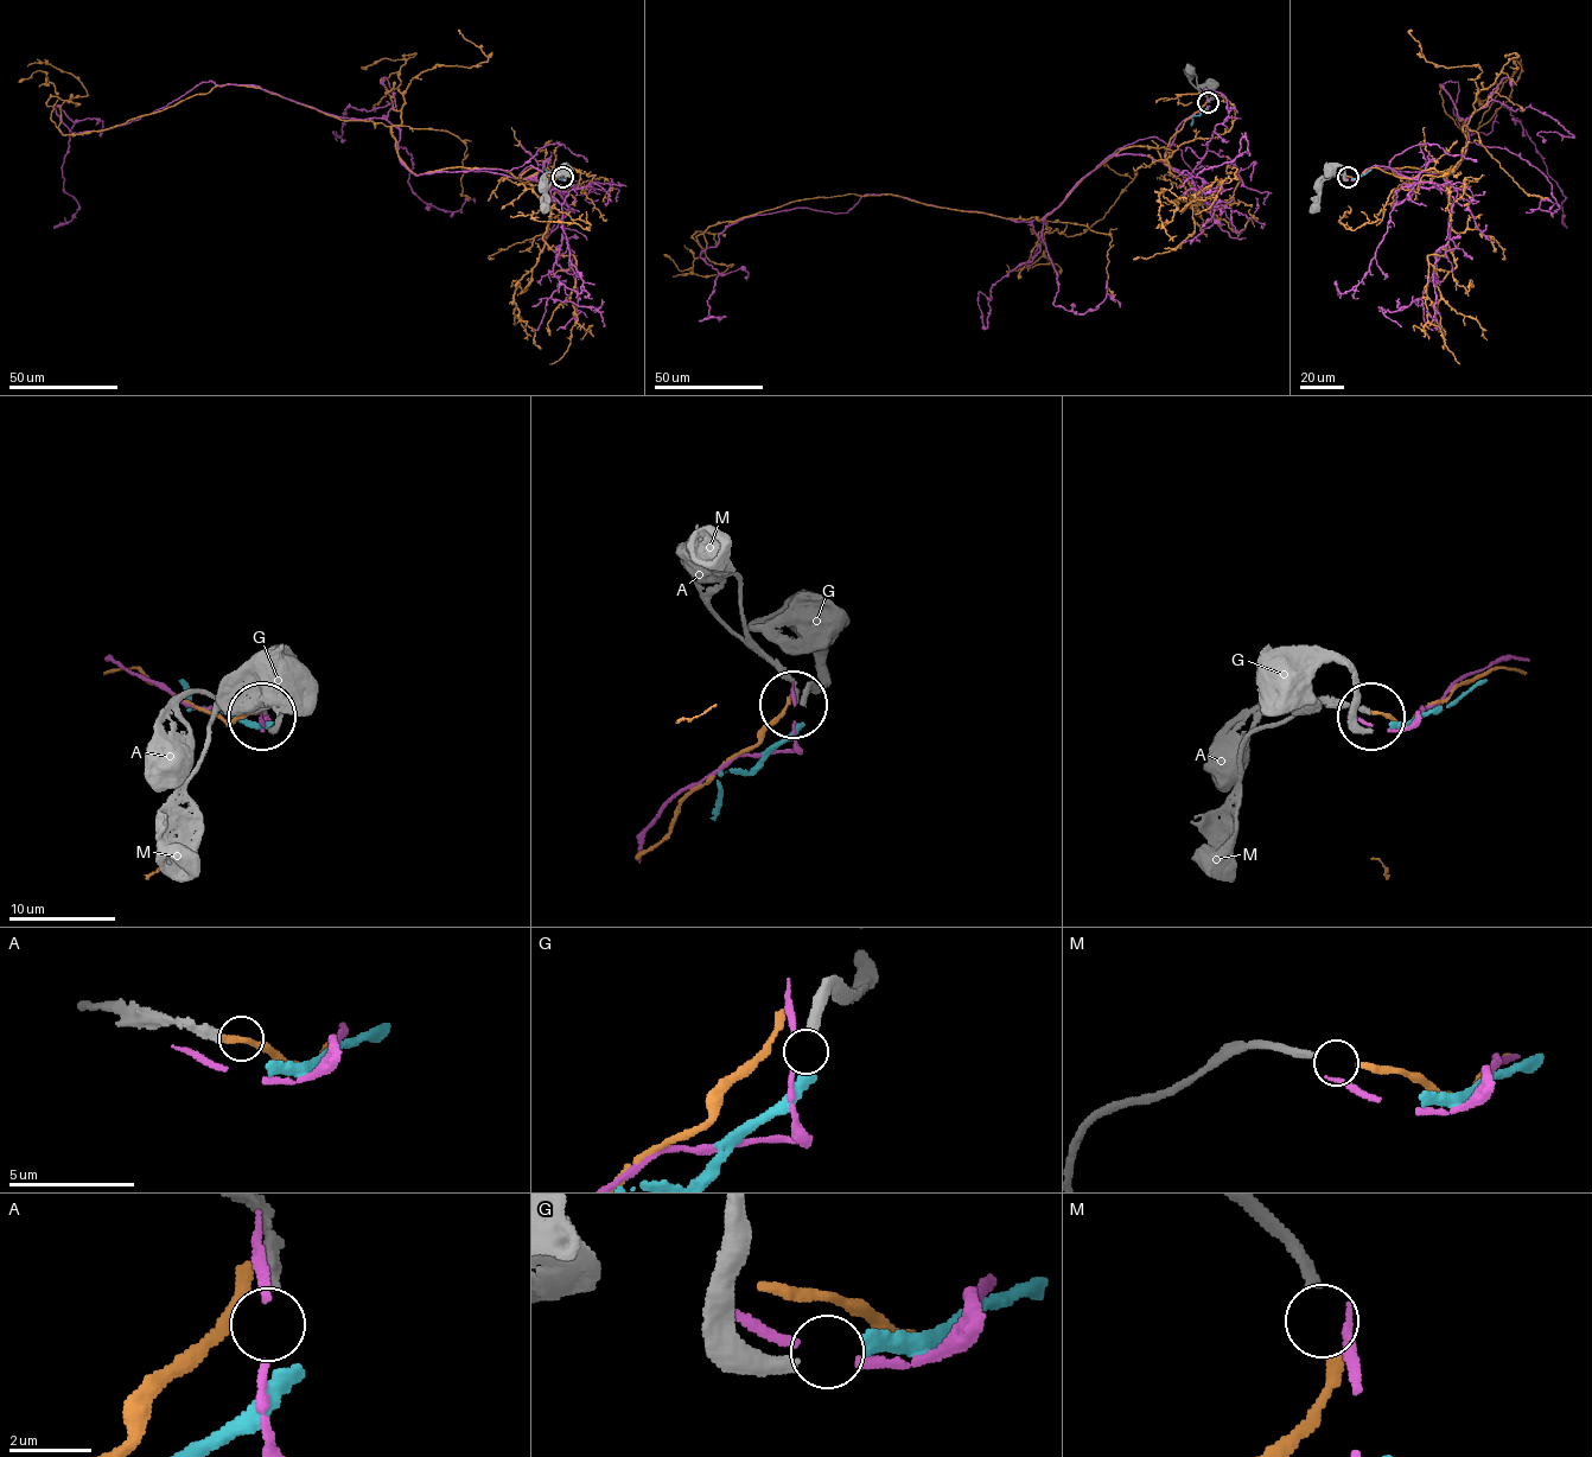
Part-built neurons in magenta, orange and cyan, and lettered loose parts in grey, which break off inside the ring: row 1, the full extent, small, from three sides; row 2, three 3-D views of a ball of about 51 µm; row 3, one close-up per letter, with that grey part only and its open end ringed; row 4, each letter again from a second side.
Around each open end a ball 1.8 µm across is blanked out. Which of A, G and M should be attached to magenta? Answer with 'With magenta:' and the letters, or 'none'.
With magenta: none

